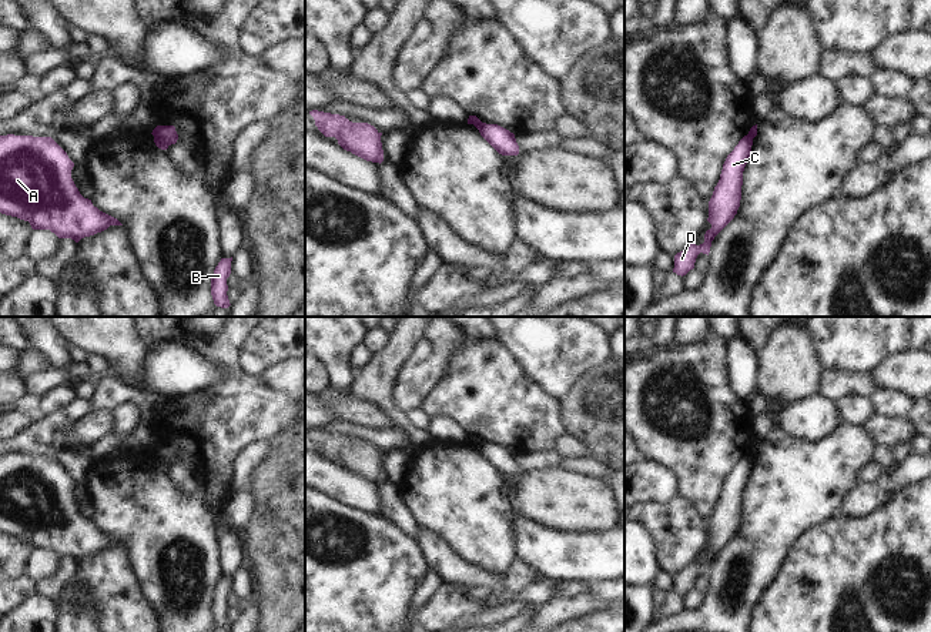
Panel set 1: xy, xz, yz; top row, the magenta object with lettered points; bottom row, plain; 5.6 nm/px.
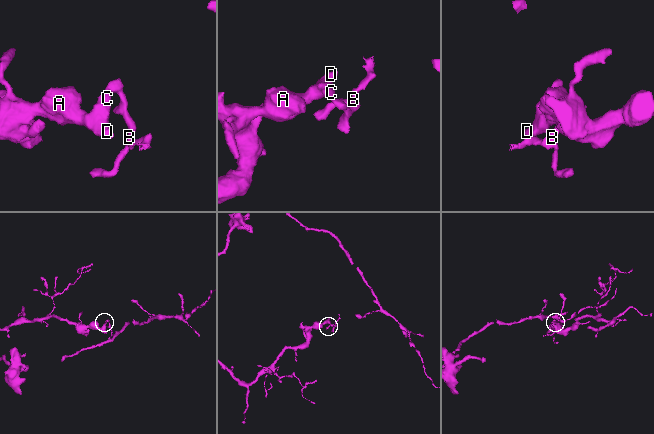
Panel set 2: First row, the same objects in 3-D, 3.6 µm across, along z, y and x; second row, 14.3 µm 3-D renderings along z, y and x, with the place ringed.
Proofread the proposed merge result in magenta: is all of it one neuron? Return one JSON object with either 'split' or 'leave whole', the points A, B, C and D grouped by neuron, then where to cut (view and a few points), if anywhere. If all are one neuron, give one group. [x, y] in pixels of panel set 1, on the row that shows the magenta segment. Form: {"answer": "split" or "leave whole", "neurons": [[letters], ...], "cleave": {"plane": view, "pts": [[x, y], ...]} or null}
{"answer": "split", "neurons": [["A", "C", "D"], ["B"]], "cleave": {"plane": "xy", "pts": [[154, 136], [168, 144]]}}

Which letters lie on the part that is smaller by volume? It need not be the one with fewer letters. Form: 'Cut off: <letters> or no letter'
Cut off: B

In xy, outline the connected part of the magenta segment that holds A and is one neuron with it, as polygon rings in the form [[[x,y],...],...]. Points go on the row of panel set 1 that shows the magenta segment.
[[[0,136],[0,213],[29,221],[33,230],[50,230],[58,238],[71,238],[76,243],[101,233],[110,225],[123,225],[80,194],[71,178],[73,167],[74,163],[51,137]]]

